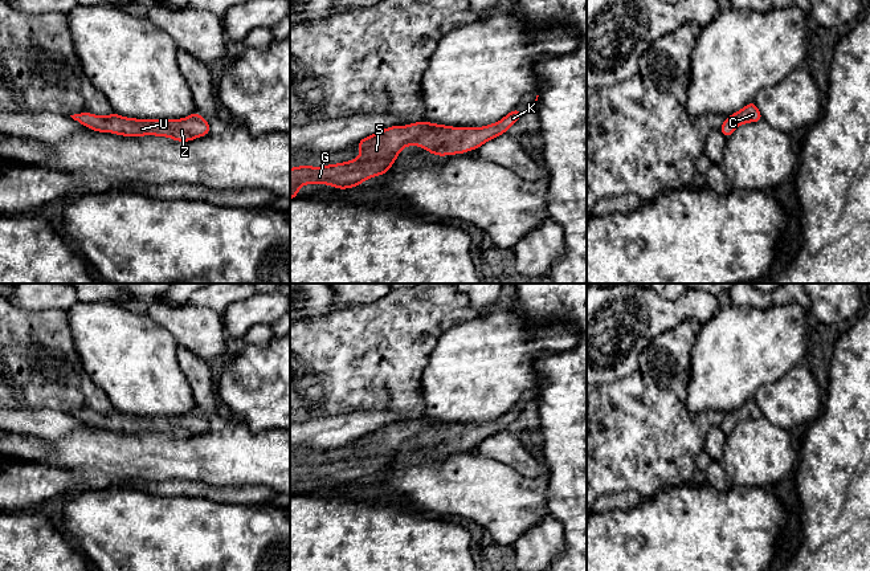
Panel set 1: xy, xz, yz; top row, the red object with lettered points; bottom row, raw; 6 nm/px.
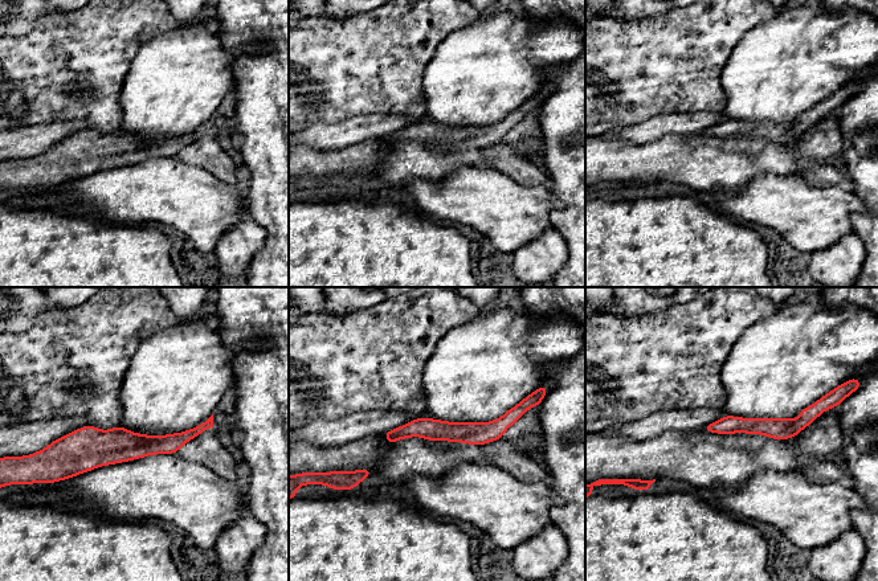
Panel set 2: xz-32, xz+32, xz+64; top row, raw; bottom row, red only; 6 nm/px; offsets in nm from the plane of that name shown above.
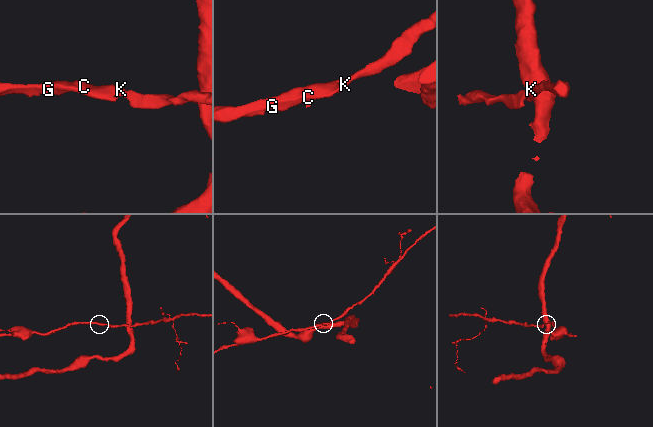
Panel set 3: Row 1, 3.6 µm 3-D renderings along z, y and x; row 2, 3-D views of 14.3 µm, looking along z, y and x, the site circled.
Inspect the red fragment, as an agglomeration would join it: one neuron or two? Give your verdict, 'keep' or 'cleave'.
keep

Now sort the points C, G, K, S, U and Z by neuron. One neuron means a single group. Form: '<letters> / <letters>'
C G K S U Z

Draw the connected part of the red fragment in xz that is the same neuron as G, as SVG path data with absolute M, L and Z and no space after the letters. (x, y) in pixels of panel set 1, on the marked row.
M514 109L497 123L483 127L452 127L420 121L409 126L396 125L380 130L356 143L360 156L355 160L323 167L290 168L290 199L297 199L298 188L305 184L328 184L347 189L373 176L385 175L399 152L409 144L438 156L477 150L505 134L520 117L522 110Z

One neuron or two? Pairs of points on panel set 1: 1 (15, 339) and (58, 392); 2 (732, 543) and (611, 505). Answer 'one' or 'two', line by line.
1: one
2: two

